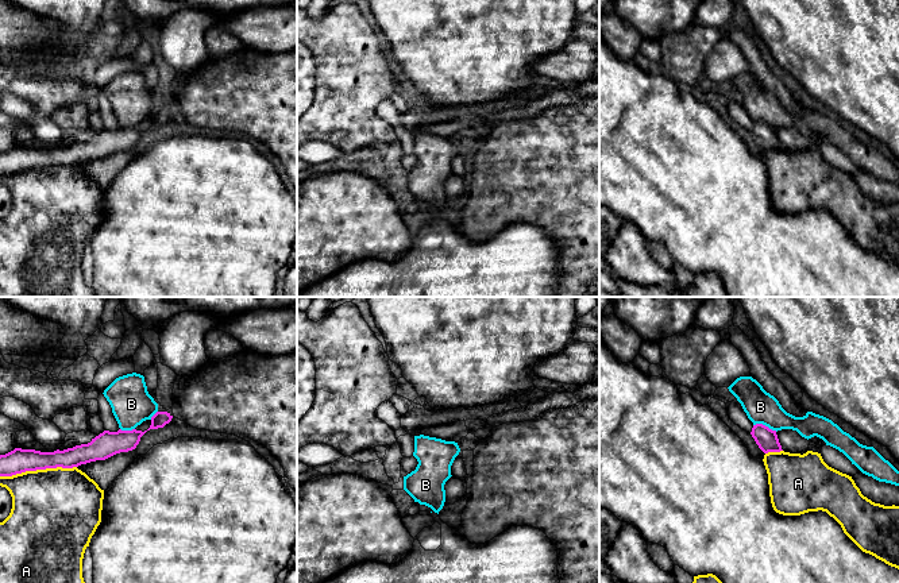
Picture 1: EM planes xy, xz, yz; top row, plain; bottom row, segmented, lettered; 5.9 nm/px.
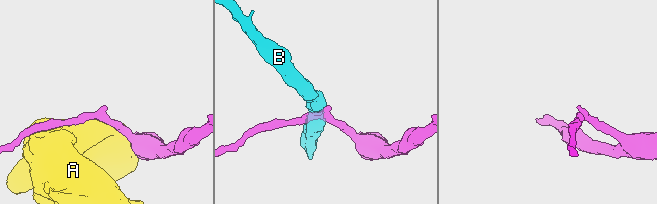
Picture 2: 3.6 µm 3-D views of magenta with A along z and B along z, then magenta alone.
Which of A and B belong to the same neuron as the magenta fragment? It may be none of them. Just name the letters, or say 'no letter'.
no letter

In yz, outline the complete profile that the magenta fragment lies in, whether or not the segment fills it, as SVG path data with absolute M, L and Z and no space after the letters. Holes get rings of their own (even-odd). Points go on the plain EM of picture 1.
M756 121L753 123L751 132L764 151L783 148L776 128L772 128L763 121Z

